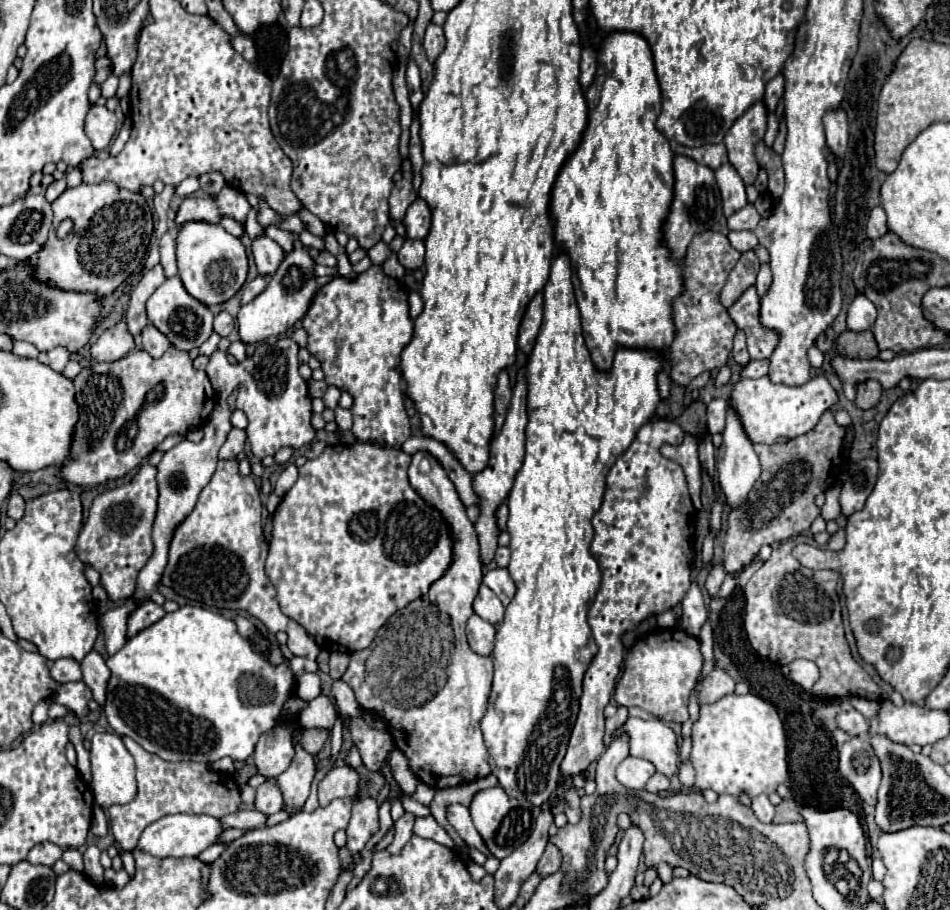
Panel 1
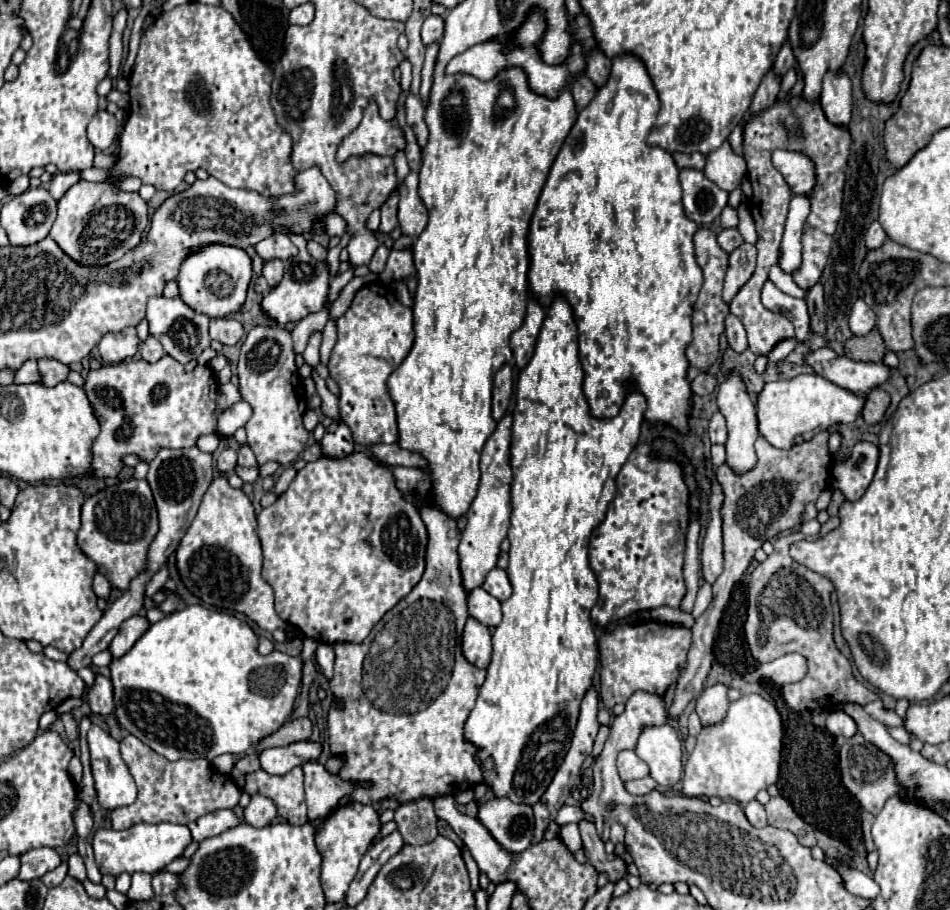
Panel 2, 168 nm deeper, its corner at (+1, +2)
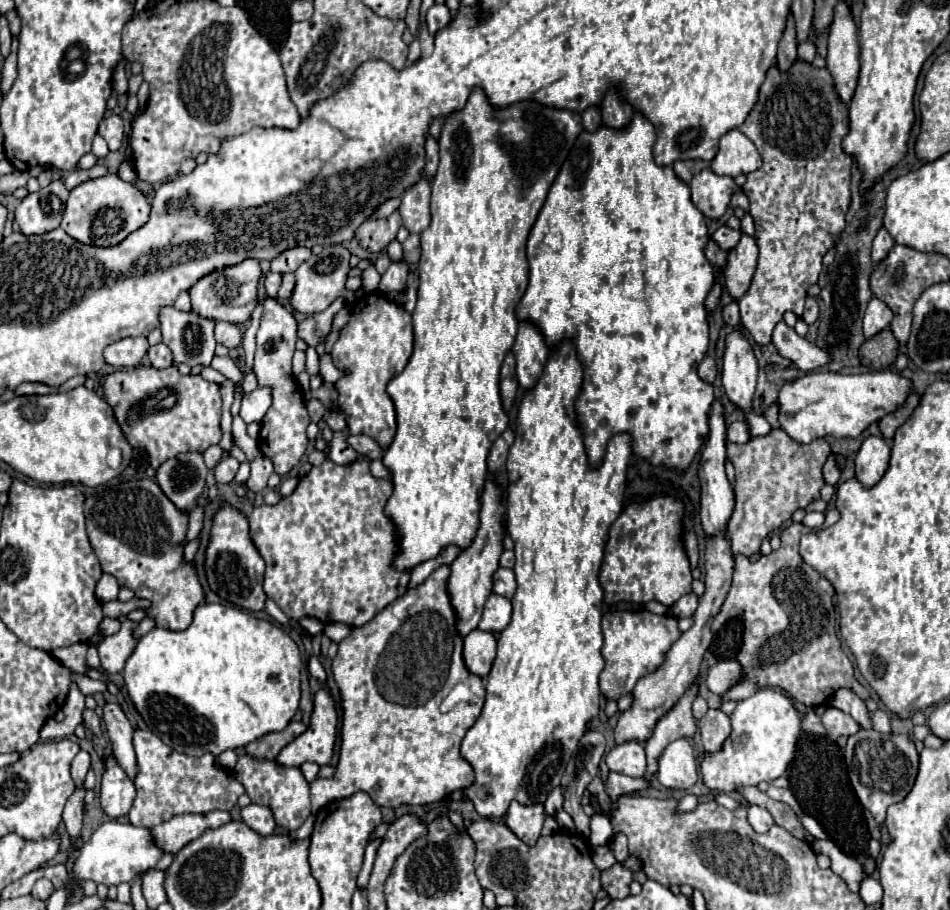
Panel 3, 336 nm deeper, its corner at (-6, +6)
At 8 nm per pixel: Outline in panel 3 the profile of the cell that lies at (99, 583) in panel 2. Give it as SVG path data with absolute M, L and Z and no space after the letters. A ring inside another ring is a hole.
M102 574L102 578L100 578L98 584L96 584L96 596L98 596L98 600L100 600L100 602L116 600L116 598L118 598L118 592L120 592L118 580L116 580L114 576Z

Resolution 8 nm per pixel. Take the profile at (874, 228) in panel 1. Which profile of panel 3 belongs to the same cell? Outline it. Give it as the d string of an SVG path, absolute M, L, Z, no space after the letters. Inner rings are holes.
M880 228L874 242L872 242L872 262L878 264L880 260L884 260L892 246L894 246L894 240L892 240L890 232L886 228Z

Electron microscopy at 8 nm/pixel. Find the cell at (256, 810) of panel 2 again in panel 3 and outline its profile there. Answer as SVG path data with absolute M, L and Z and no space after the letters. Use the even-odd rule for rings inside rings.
M250 804L250 806L242 808L242 820L252 830L256 830L258 834L264 834L264 836L272 834L274 828L276 828L272 810L268 806L262 806L262 804Z

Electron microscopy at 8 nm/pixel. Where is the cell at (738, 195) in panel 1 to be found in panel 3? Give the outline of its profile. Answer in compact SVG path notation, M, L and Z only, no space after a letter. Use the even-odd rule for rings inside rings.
M730 130L720 138L720 148L710 162L710 168L720 176L736 178L738 174L758 170L760 164L762 160L756 146L740 130Z

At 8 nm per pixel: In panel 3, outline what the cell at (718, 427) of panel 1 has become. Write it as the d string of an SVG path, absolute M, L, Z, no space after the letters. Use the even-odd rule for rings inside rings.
M734 422L728 426L728 432L726 432L726 442L736 442L736 444L744 444L750 440L750 434L748 434L748 426L746 422Z

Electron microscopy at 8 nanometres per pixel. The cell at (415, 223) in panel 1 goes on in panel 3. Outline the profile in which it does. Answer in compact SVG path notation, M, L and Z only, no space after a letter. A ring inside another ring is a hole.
M424 174L404 192L398 210L410 232L424 232L430 226L430 180Z

